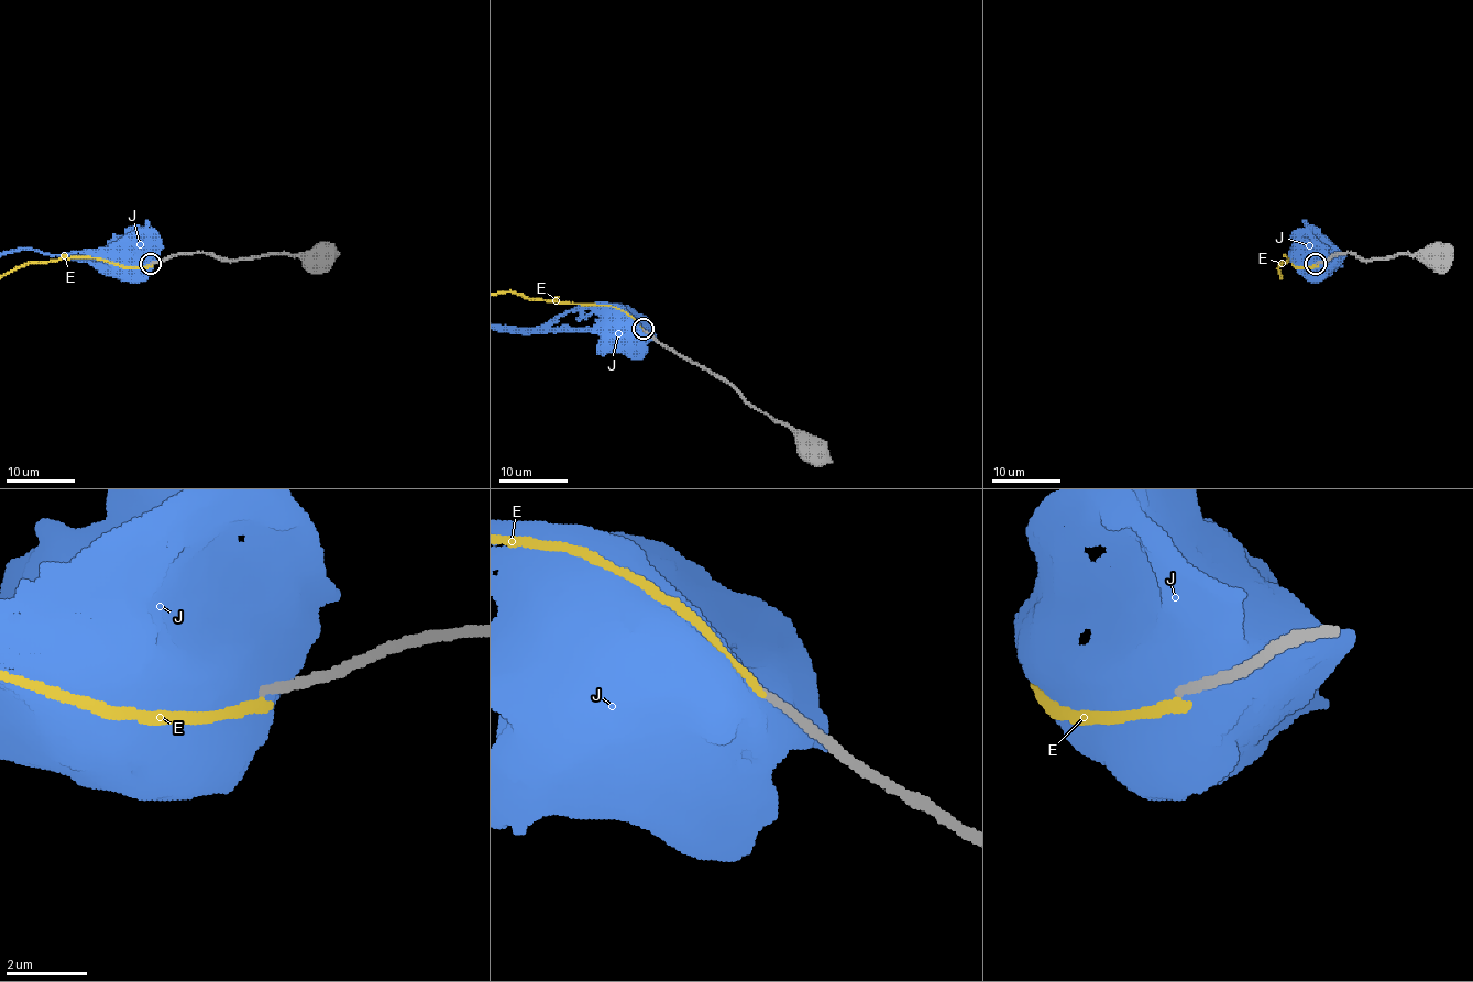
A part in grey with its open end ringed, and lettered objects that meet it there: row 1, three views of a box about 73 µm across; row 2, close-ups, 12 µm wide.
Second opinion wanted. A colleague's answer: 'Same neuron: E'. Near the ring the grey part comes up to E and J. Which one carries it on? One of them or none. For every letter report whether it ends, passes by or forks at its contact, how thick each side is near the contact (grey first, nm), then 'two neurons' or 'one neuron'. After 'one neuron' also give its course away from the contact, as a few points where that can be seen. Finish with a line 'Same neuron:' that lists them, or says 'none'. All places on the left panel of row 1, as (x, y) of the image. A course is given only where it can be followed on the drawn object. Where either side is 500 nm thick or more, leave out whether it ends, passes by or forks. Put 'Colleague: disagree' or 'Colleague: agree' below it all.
E: it ends; calibres 200 and 240 nm; two neurons
J: calibres 240 and 900 nm; two neurons
Same neuron: none
Colleague: disagree

